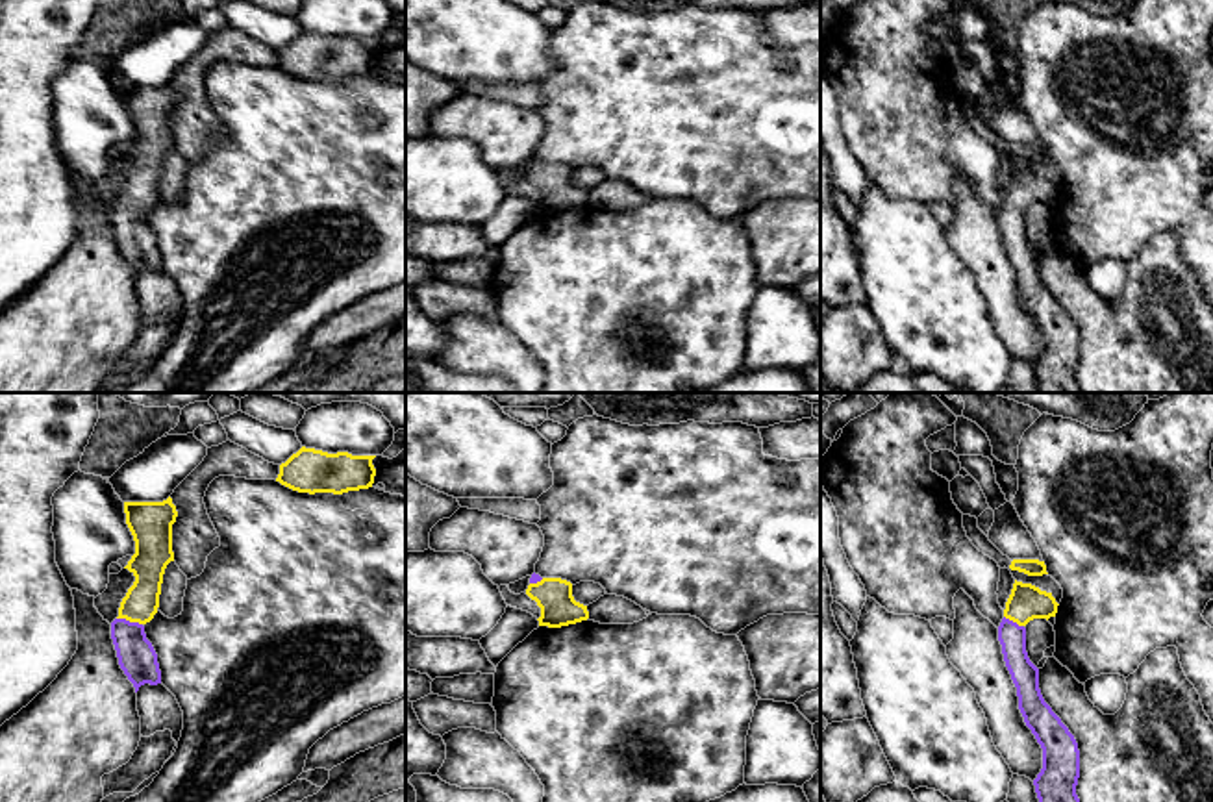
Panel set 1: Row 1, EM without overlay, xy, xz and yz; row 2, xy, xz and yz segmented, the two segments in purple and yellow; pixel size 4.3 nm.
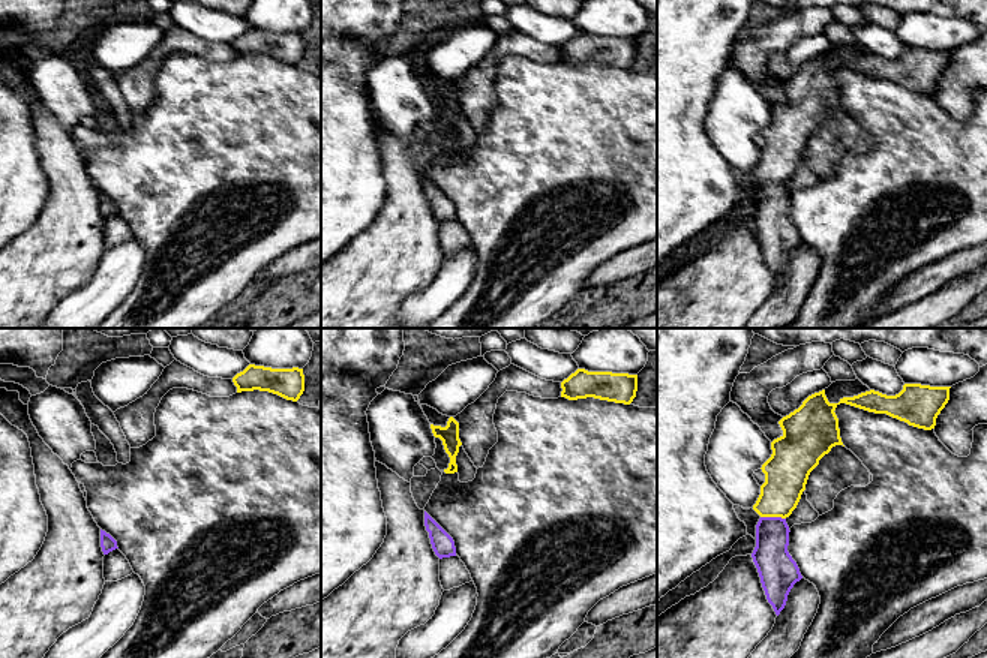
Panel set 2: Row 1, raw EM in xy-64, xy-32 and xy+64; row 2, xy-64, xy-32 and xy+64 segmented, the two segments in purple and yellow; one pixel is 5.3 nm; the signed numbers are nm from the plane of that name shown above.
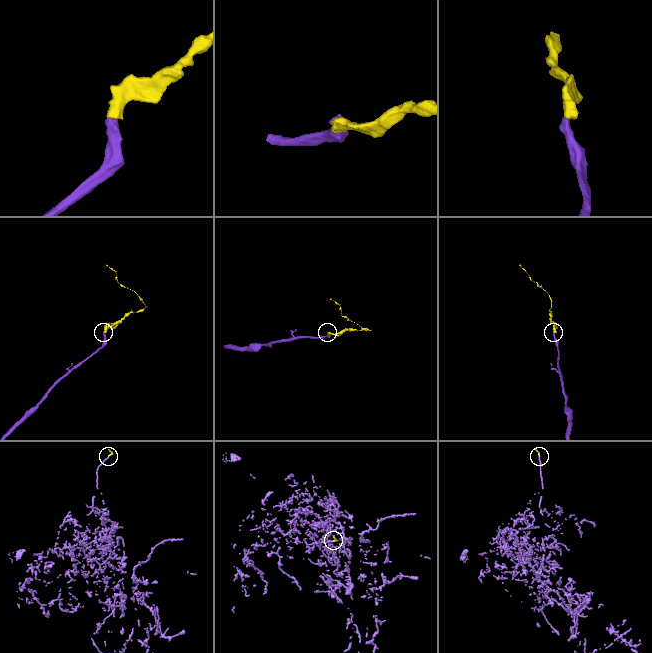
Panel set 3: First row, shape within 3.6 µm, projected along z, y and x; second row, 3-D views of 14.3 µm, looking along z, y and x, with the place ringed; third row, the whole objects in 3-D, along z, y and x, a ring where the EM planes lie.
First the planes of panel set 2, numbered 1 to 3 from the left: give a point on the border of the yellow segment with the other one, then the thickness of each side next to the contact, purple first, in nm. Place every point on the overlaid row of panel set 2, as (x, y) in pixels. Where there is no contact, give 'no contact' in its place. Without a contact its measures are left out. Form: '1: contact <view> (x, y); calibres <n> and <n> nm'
1: no contact
2: no contact
3: contact xy+64 (773, 517); calibres 200 and 240 nm

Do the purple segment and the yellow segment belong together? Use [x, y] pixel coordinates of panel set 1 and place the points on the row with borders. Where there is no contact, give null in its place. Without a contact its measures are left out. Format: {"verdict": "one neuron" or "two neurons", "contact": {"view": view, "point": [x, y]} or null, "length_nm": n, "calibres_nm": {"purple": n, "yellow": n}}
{"verdict": "one neuron", "contact": {"view": "xy", "point": [128, 621]}, "length_nm": 120, "calibres_nm": {"purple": 160, "yellow": 150}}

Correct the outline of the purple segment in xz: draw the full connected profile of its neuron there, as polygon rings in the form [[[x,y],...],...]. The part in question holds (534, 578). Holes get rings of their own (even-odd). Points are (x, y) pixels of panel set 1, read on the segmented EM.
[[[531,574],[526,595],[541,608],[539,626],[561,628],[589,619],[587,606],[572,596],[572,583]]]

